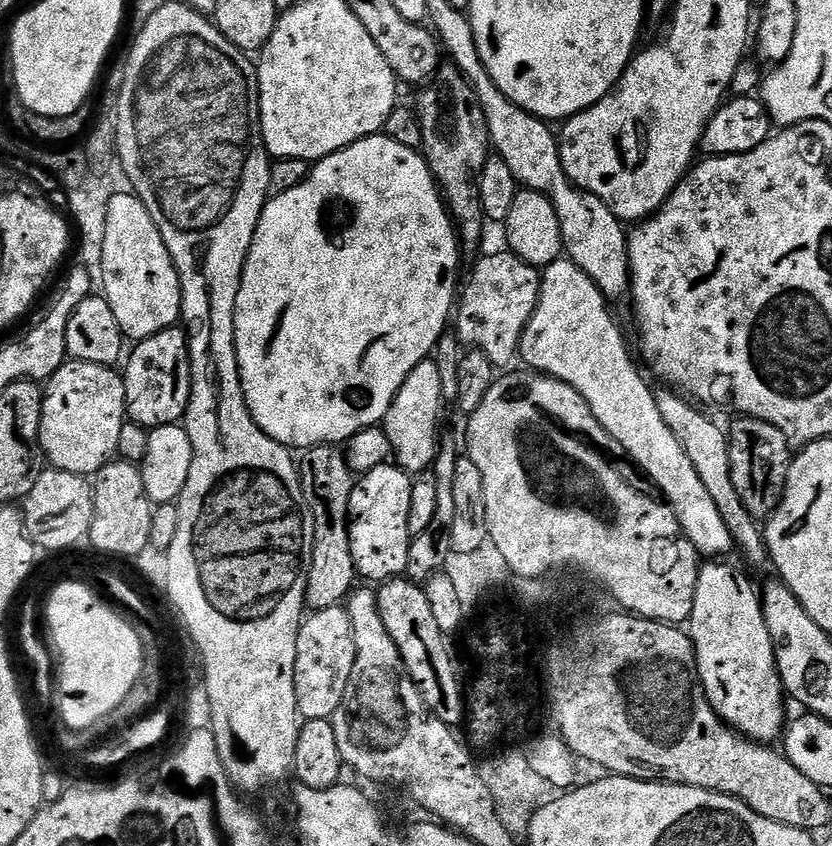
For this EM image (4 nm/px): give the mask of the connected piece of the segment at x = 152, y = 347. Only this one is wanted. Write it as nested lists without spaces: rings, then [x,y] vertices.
[[[180,326],[167,328],[139,341],[133,348],[136,349],[127,353],[122,368],[127,419],[149,430],[167,424],[180,424],[184,419],[184,411],[188,408],[192,389],[187,332]]]

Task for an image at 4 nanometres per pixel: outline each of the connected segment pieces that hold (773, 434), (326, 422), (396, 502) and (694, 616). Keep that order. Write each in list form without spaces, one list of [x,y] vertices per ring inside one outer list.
[[[740,416],[727,429],[728,453],[730,454],[730,478],[742,506],[757,518],[767,518],[775,512],[784,496],[784,487],[794,455],[788,439],[770,422],[753,416]]]
[[[386,134],[367,136],[315,161],[301,184],[294,186],[294,190],[286,190],[286,194],[273,195],[264,205],[258,230],[254,230],[254,242],[246,258],[246,266],[242,270],[234,314],[234,338],[244,401],[254,422],[258,422],[258,426],[267,436],[274,438],[274,442],[293,450],[318,448],[322,444],[340,446],[360,431],[375,428],[383,421],[390,410],[390,402],[394,402],[402,382],[406,382],[406,374],[410,374],[418,362],[433,355],[437,342],[453,319],[458,285],[461,283],[462,240],[458,232],[456,236],[452,223],[454,217],[427,160],[417,149],[402,146],[402,142],[394,142],[394,138]]]
[[[395,463],[374,466],[355,481],[348,507],[348,541],[357,573],[383,582],[403,577],[408,570],[410,490],[413,477]]]
[[[708,562],[701,567],[698,586],[694,590],[694,610],[688,619],[686,631],[692,637],[700,685],[704,688],[710,706],[729,728],[750,740],[755,740],[757,744],[771,745],[781,739],[786,727],[786,693],[784,684],[780,681],[770,630],[766,630],[762,596],[758,588],[748,581],[746,573],[739,572],[732,564],[724,563],[728,562]]]

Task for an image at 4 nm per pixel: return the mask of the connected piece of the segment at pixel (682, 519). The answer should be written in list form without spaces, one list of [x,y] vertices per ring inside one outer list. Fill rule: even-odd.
[[[561,258],[543,269],[540,281],[540,300],[536,304],[534,314],[526,326],[520,339],[519,359],[525,360],[527,367],[533,372],[552,376],[571,384],[584,401],[590,406],[594,418],[610,435],[619,442],[630,457],[631,463],[641,473],[644,472],[660,487],[659,495],[674,510],[686,538],[704,558],[724,558],[728,551],[733,551],[734,541],[726,522],[722,522],[722,514],[718,514],[718,506],[710,499],[702,478],[698,478],[698,470],[694,470],[694,462],[690,462],[690,454],[674,438],[670,426],[666,426],[662,414],[658,414],[656,392],[648,389],[646,381],[640,377],[632,356],[628,353],[628,344],[624,341],[624,332],[618,321],[612,317],[610,301],[595,282],[589,278],[572,260]]]

